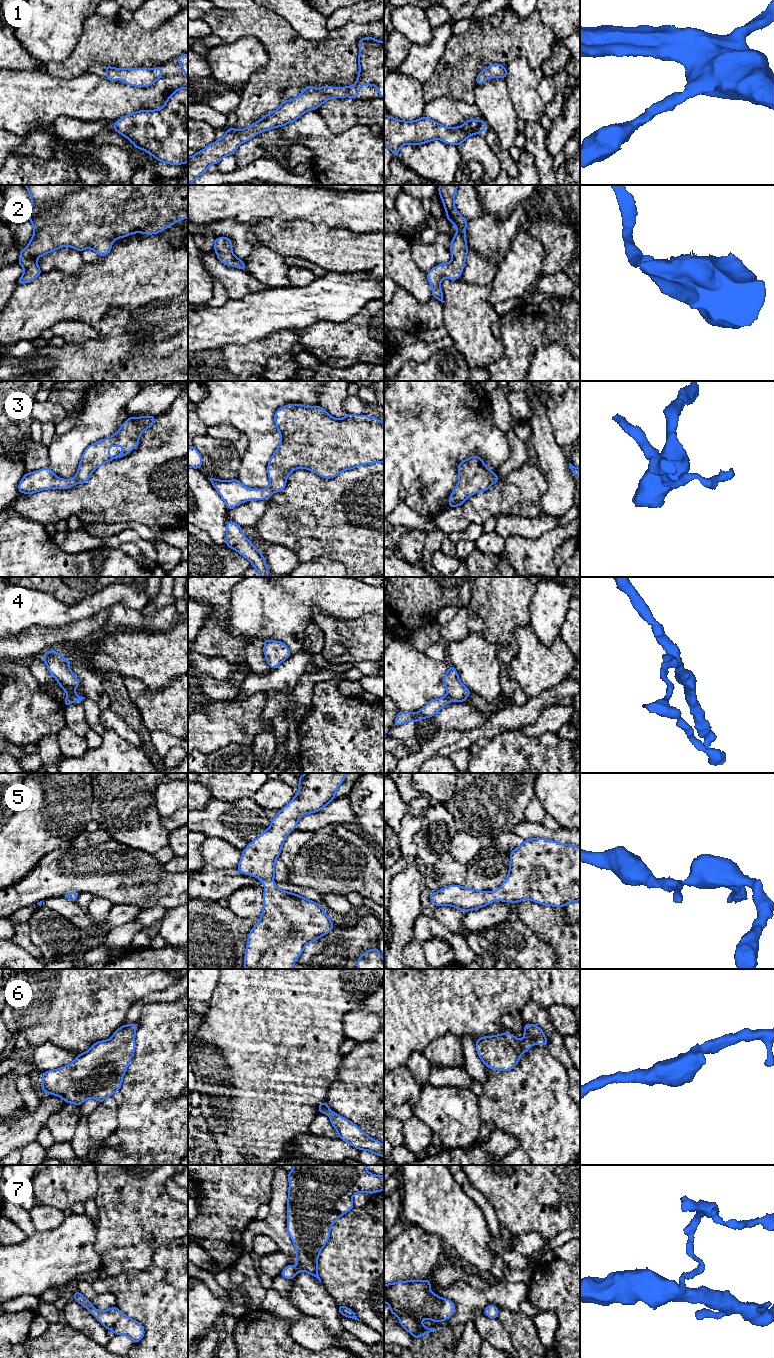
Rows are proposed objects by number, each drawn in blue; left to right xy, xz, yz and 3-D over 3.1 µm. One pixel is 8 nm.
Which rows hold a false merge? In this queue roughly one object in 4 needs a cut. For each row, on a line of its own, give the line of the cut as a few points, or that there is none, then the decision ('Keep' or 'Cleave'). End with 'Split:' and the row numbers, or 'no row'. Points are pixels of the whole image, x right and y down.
1: No split. Keep
2: No split. Keep
3: Split along xy (74, 478), (77, 482). Cleave
4: Split along xy (68, 694), (77, 699). Cleave
5: No split. Keep
6: No split. Keep
7: No split. Keep
Split: 3, 4

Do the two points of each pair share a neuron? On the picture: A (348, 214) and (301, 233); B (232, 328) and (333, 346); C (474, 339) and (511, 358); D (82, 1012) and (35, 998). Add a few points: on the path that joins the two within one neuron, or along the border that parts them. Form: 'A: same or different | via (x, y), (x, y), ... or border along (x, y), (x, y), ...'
A: different | border along (301, 219), (347, 229)
B: different | border along (318, 321), (307, 327), (292, 330)
C: different | border along (500, 331), (503, 354), (487, 368)
D: same | via (70, 1000), (68, 998), (47, 998)

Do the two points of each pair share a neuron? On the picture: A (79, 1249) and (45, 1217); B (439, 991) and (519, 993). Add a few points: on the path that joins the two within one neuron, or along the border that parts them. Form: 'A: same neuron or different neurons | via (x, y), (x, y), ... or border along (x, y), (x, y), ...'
A: different neurons | border along (65, 1217), (58, 1226), (48, 1230), (37, 1231)
B: same neuron | via (459, 991), (499, 993)

